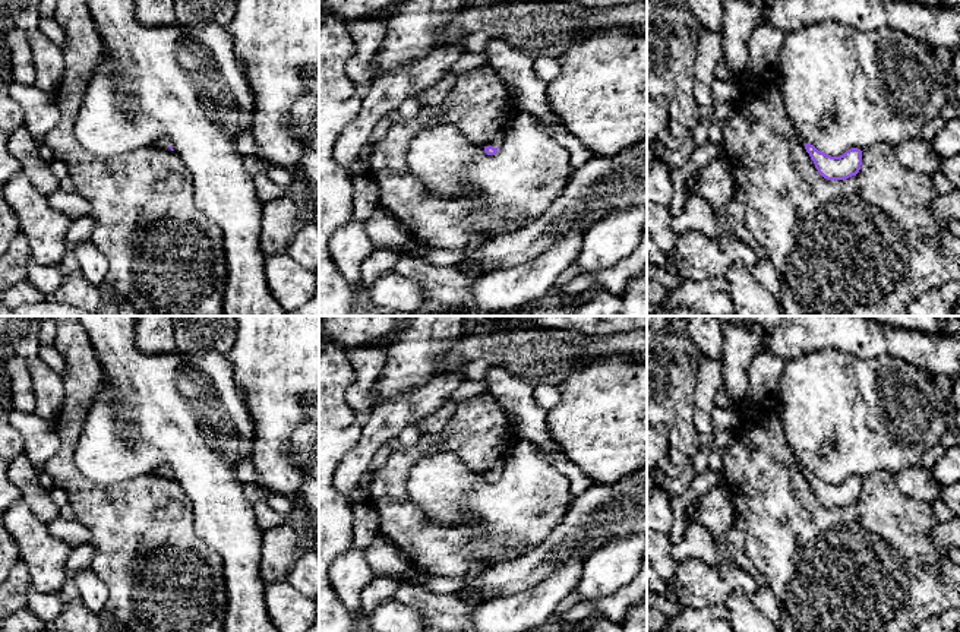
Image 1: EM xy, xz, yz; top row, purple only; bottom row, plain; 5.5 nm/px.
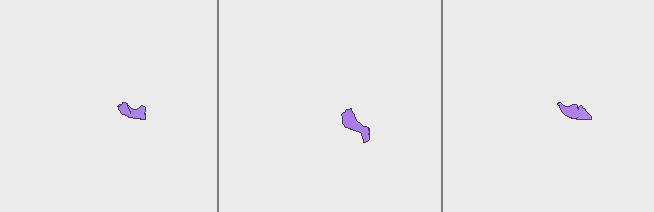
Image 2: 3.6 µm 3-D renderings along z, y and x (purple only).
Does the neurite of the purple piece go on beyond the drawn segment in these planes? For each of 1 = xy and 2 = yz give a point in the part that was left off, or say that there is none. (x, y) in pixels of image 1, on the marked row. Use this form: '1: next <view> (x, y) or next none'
1: next none
2: next none

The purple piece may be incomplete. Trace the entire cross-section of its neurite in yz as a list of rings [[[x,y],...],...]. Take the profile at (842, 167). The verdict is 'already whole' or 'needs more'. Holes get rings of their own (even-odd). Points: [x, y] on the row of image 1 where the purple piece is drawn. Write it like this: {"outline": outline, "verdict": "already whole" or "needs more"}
{"outline": [[[805,143],[805,149],[815,164],[818,173],[827,180],[846,180],[856,176],[862,165],[862,151],[852,148],[840,157],[831,157]]], "verdict": "already whole"}

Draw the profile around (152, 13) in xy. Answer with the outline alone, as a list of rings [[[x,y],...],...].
[[[135,0],[136,20],[148,28],[168,26],[176,22],[173,0]]]

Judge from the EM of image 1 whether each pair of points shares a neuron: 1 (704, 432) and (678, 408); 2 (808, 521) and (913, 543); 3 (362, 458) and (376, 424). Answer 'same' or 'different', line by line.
1: different
2: same
3: same

